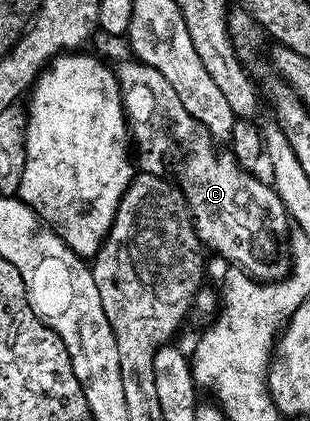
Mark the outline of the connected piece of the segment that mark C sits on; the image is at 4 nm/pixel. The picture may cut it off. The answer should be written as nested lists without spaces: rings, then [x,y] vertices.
[[[132,58],[119,61],[114,71],[118,87],[121,88],[122,106],[125,108],[126,119],[131,127],[139,171],[163,175],[165,173],[163,171],[164,154],[185,154],[176,168],[174,178],[179,190],[185,196],[190,219],[193,221],[195,232],[202,239],[203,247],[210,249],[211,246],[218,254],[230,250],[226,254],[230,264],[249,268],[250,277],[258,279],[259,282],[277,282],[287,277],[292,269],[292,257],[290,258],[289,252],[286,251],[286,229],[291,228],[292,222],[273,185],[262,186],[260,179],[253,178],[255,176],[253,173],[243,170],[235,162],[233,153],[226,152],[226,154],[218,155],[214,148],[216,142],[210,130],[196,121],[184,108],[184,103],[177,95],[176,88],[169,84],[160,72]]]

